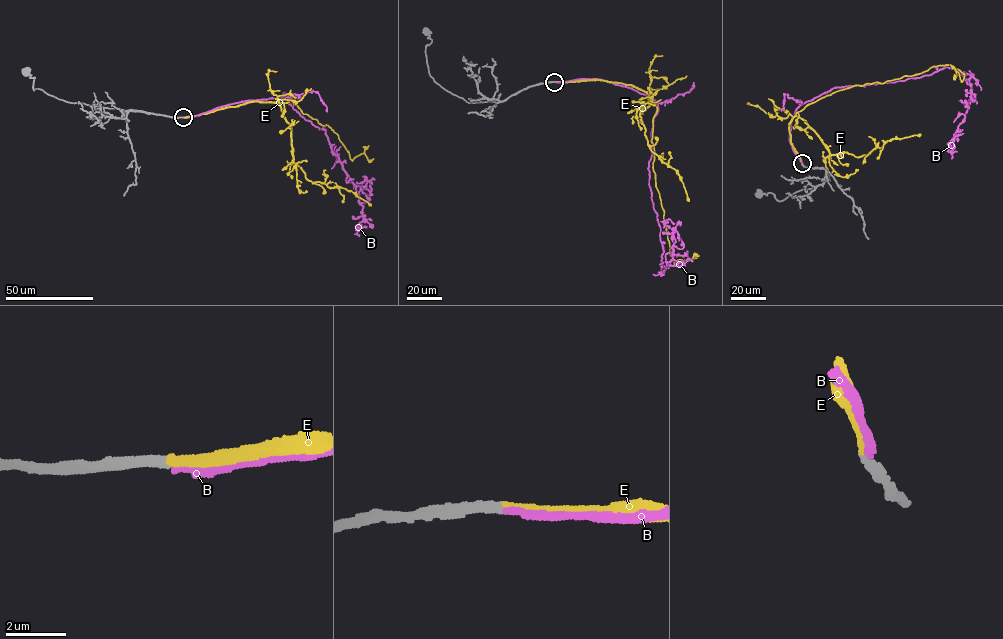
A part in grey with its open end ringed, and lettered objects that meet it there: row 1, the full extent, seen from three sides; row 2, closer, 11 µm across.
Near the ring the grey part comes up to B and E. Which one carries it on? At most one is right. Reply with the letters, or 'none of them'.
E

